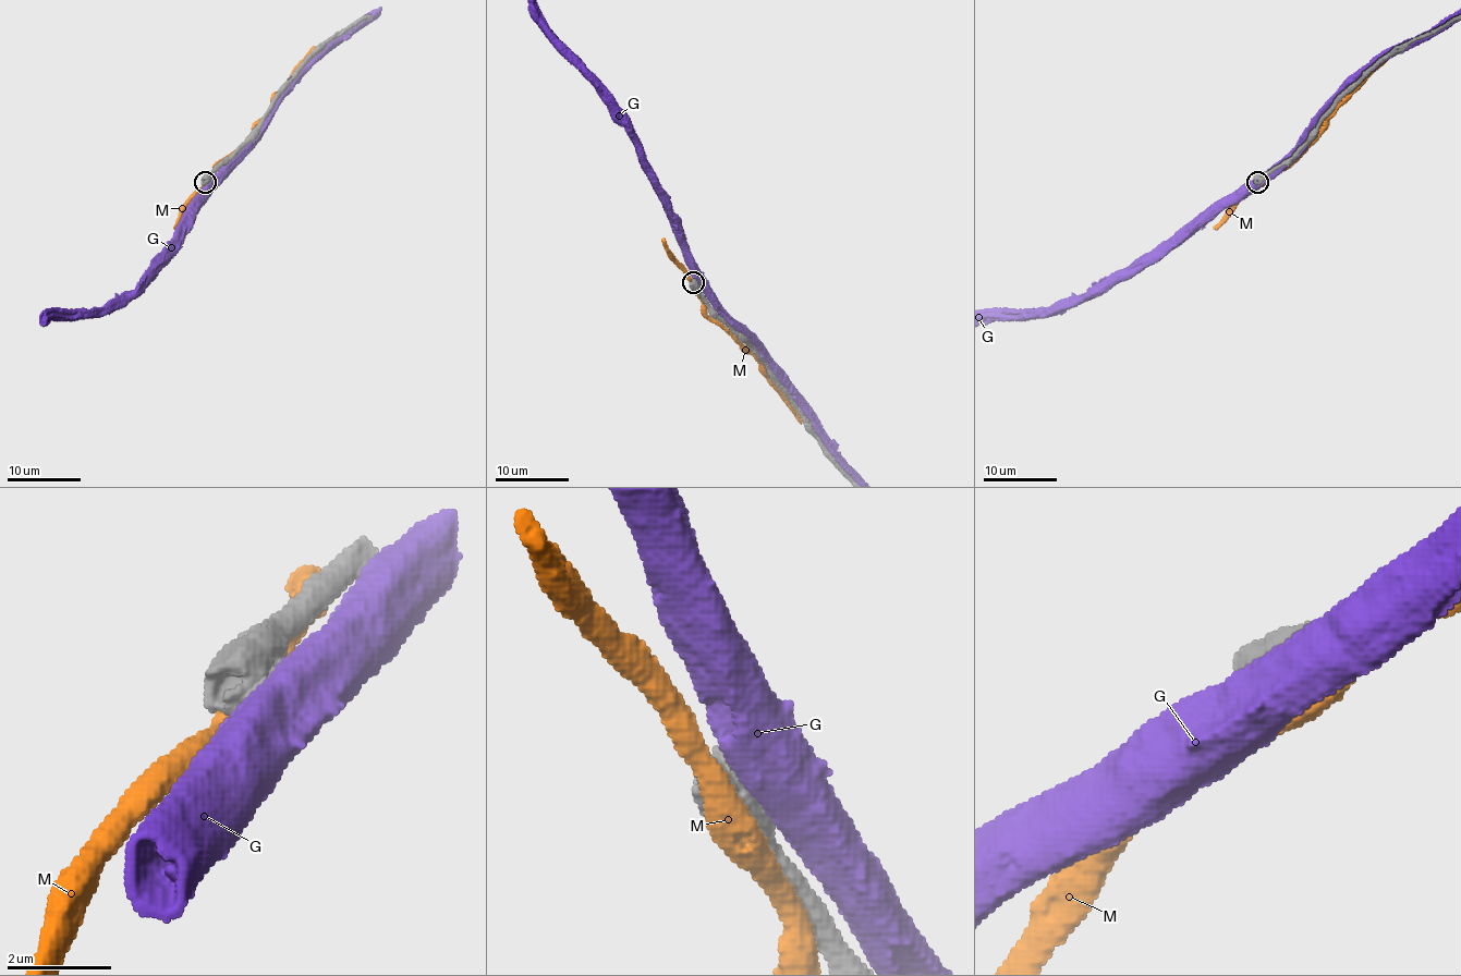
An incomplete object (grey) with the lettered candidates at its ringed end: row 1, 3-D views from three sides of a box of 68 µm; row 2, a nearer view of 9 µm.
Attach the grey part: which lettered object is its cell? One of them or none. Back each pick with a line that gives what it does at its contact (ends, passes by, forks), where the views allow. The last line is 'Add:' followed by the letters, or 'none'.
Add: none

